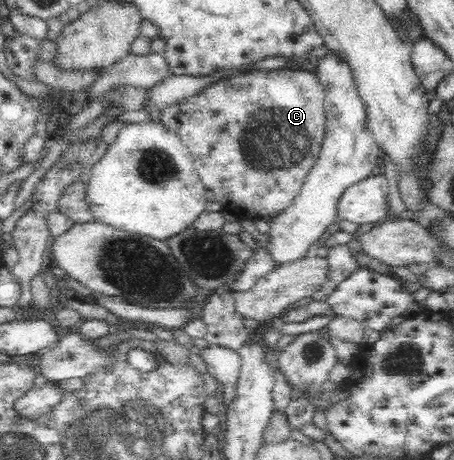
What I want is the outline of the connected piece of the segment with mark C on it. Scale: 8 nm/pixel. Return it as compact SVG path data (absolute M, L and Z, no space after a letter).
M312 68L308 71L290 71L290 69L282 69L280 71L256 71L254 73L244 73L244 75L234 75L230 79L222 79L214 85L208 85L206 89L196 93L187 99L180 100L174 105L168 105L156 112L155 117L162 122L170 131L173 131L193 157L195 170L200 176L200 181L205 187L205 196L210 201L221 203L224 211L230 214L232 218L256 219L266 217L274 217L281 211L293 204L294 198L300 193L300 189L304 185L310 170L314 168L321 149L322 139L325 133L325 105L321 86L318 84Z

